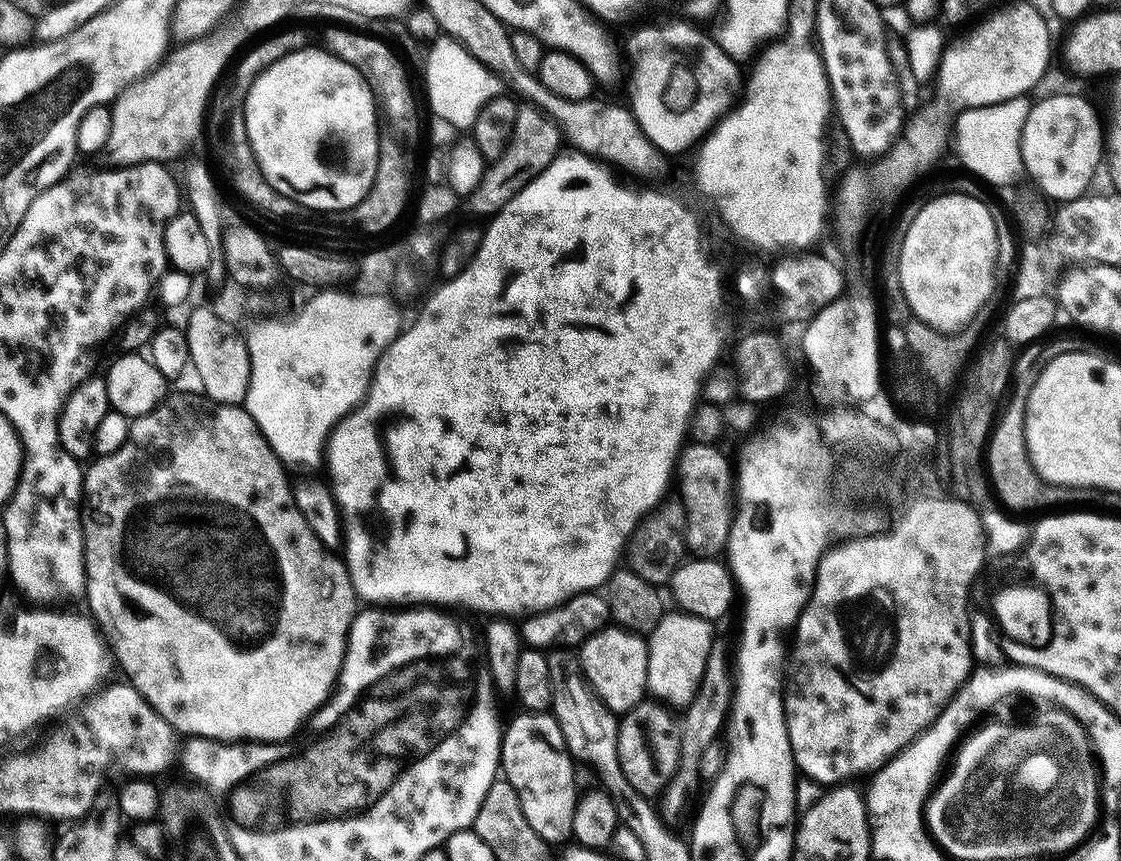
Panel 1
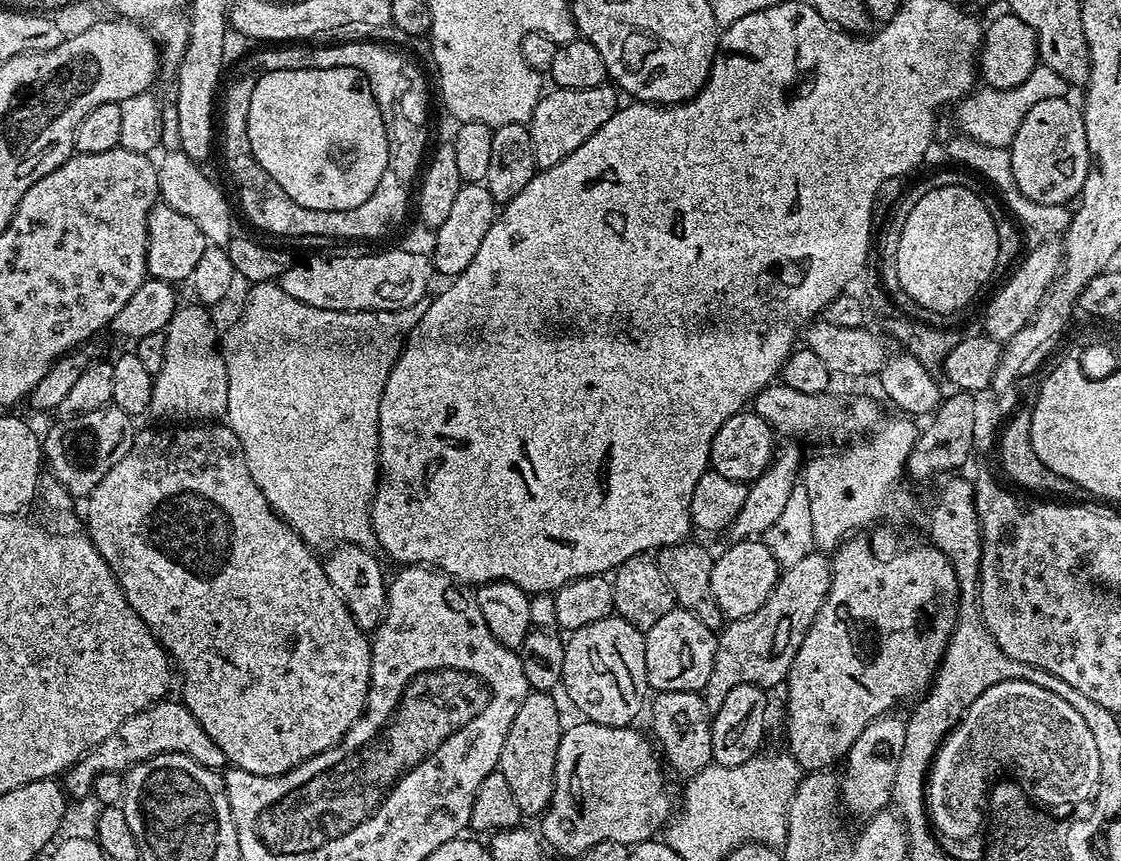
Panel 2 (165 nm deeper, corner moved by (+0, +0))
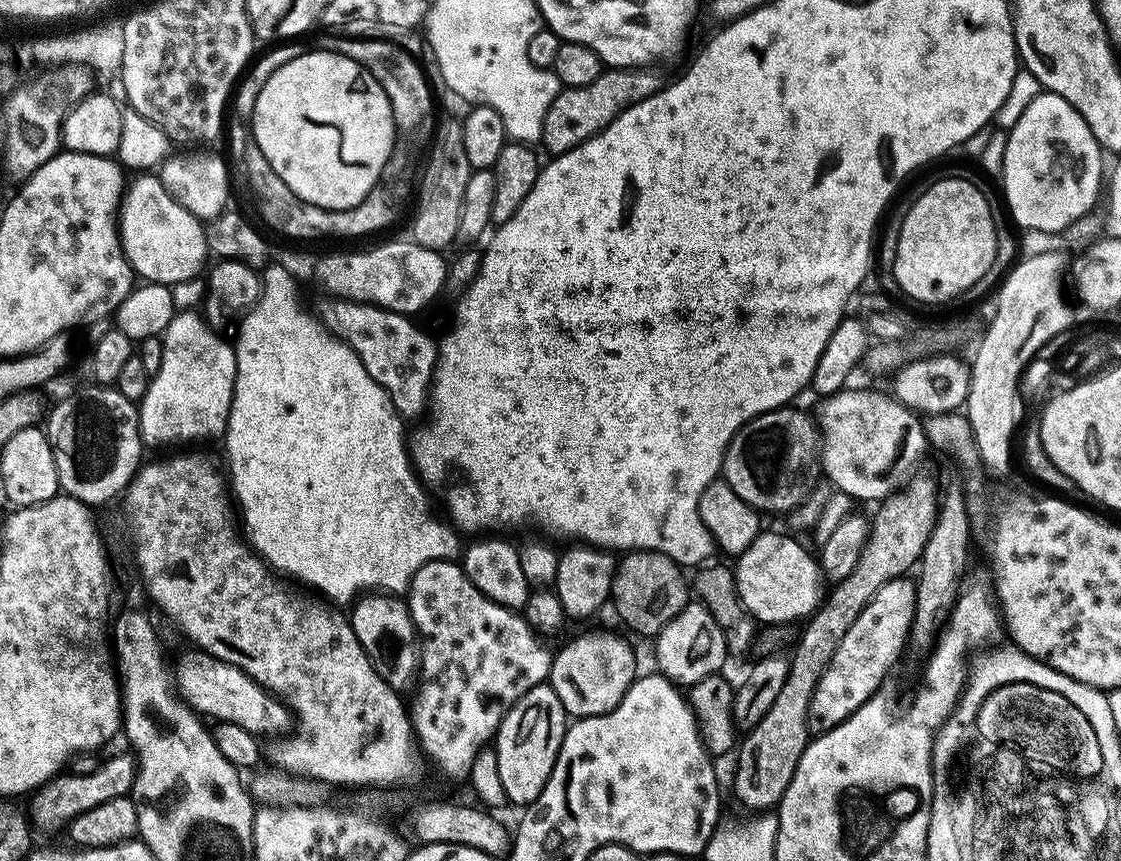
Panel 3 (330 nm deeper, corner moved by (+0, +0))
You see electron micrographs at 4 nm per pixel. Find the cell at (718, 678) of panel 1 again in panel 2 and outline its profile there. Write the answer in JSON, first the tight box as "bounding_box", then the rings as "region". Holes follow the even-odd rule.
{"bounding_box":[702,550,831,713],"region":[[[815,550],[795,566],[781,571],[770,598],[762,602],[758,611],[741,620],[725,623],[719,629],[714,666],[702,690],[709,713],[716,713],[734,686],[757,684],[759,688],[772,690],[775,684],[783,685],[787,681],[794,654],[798,654],[798,646],[802,646],[802,638],[806,638],[830,590],[831,581],[831,559],[823,551]]]}

